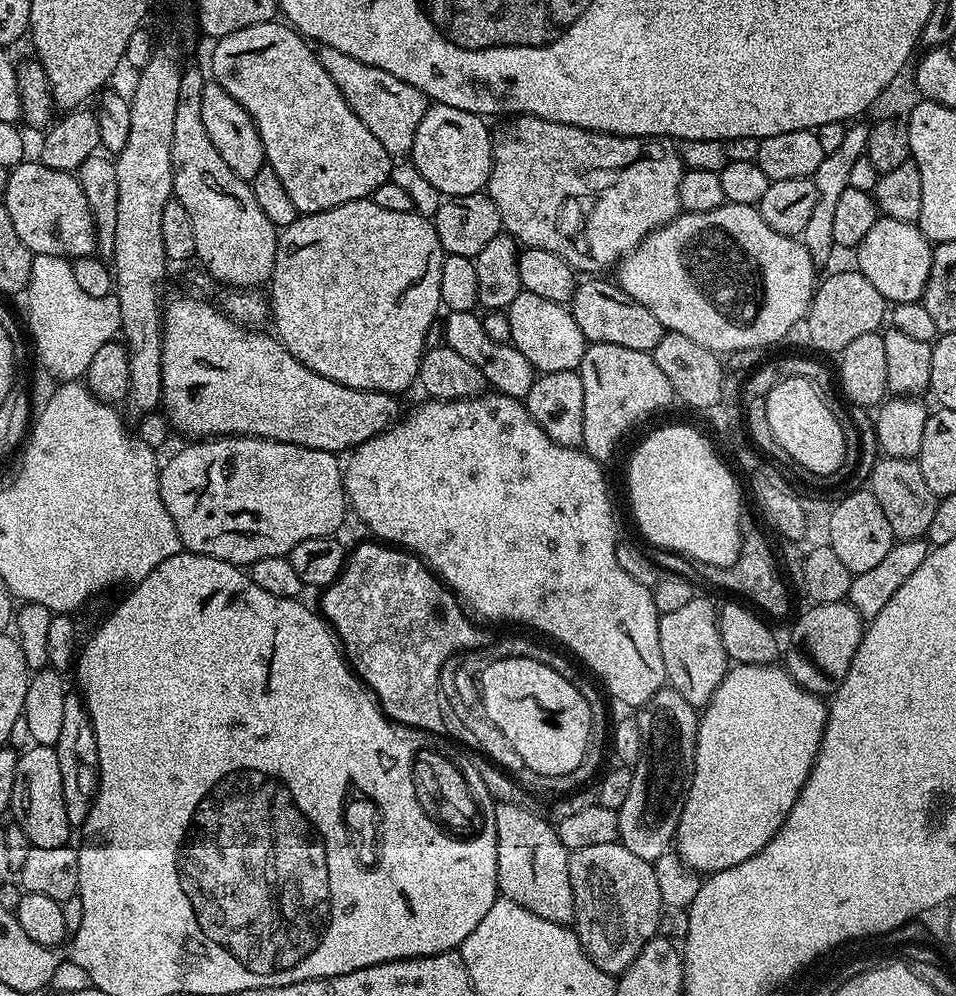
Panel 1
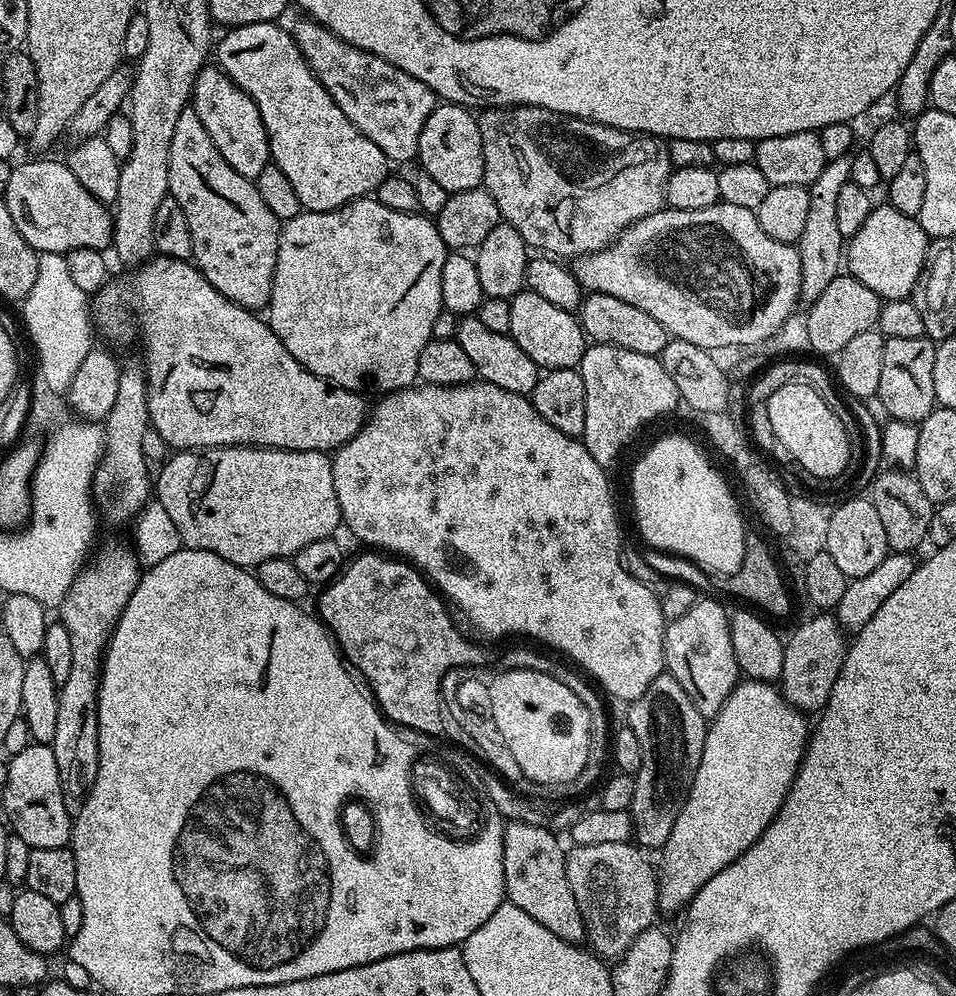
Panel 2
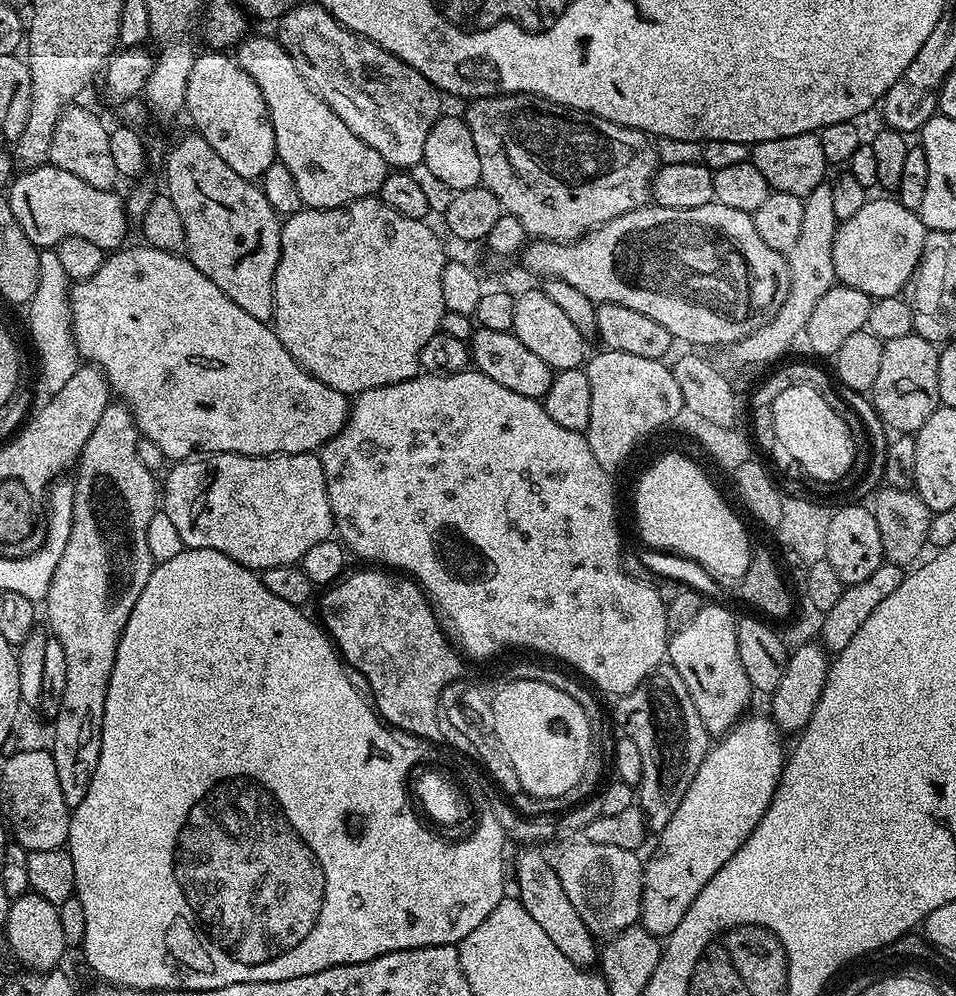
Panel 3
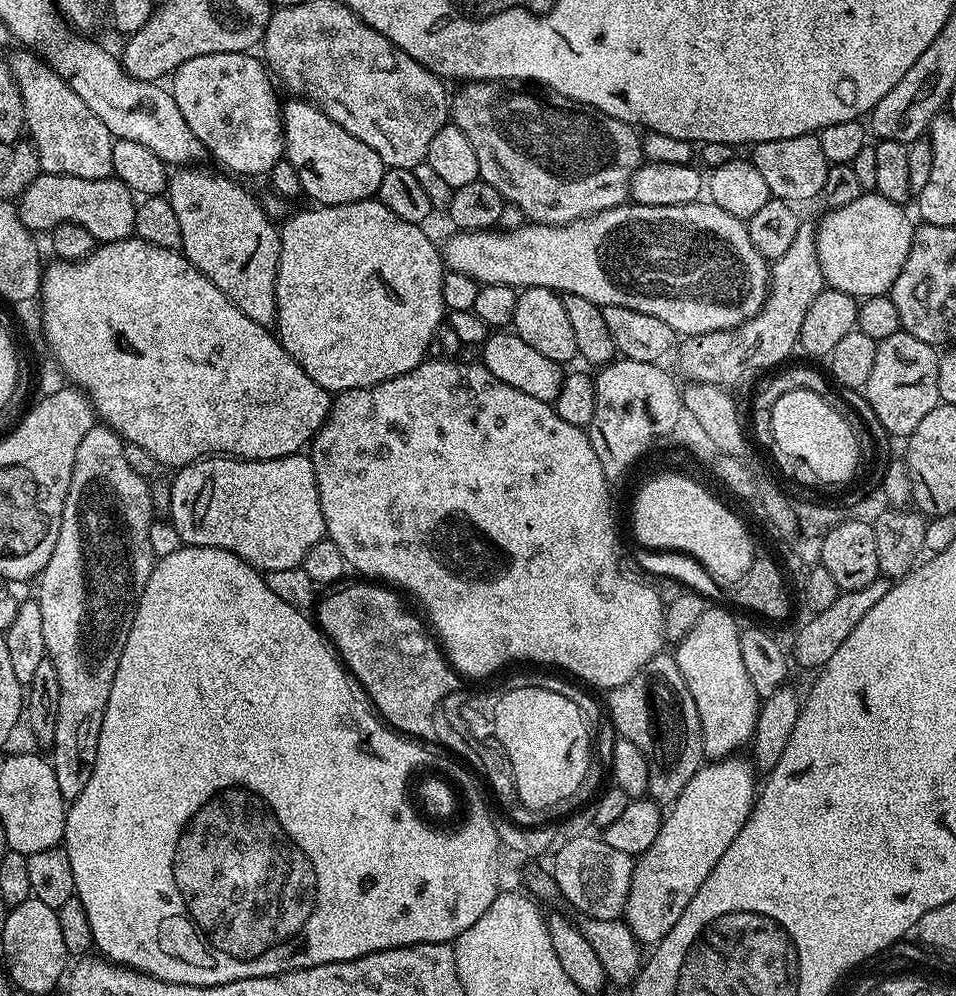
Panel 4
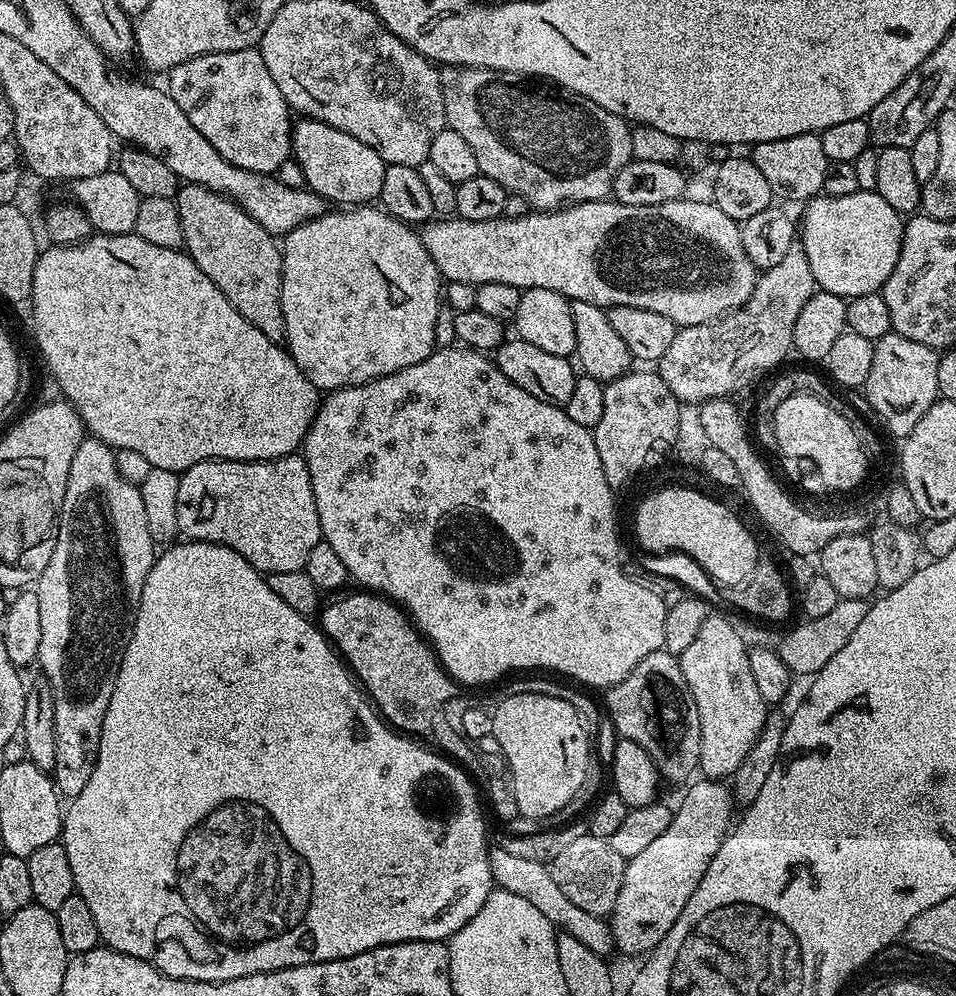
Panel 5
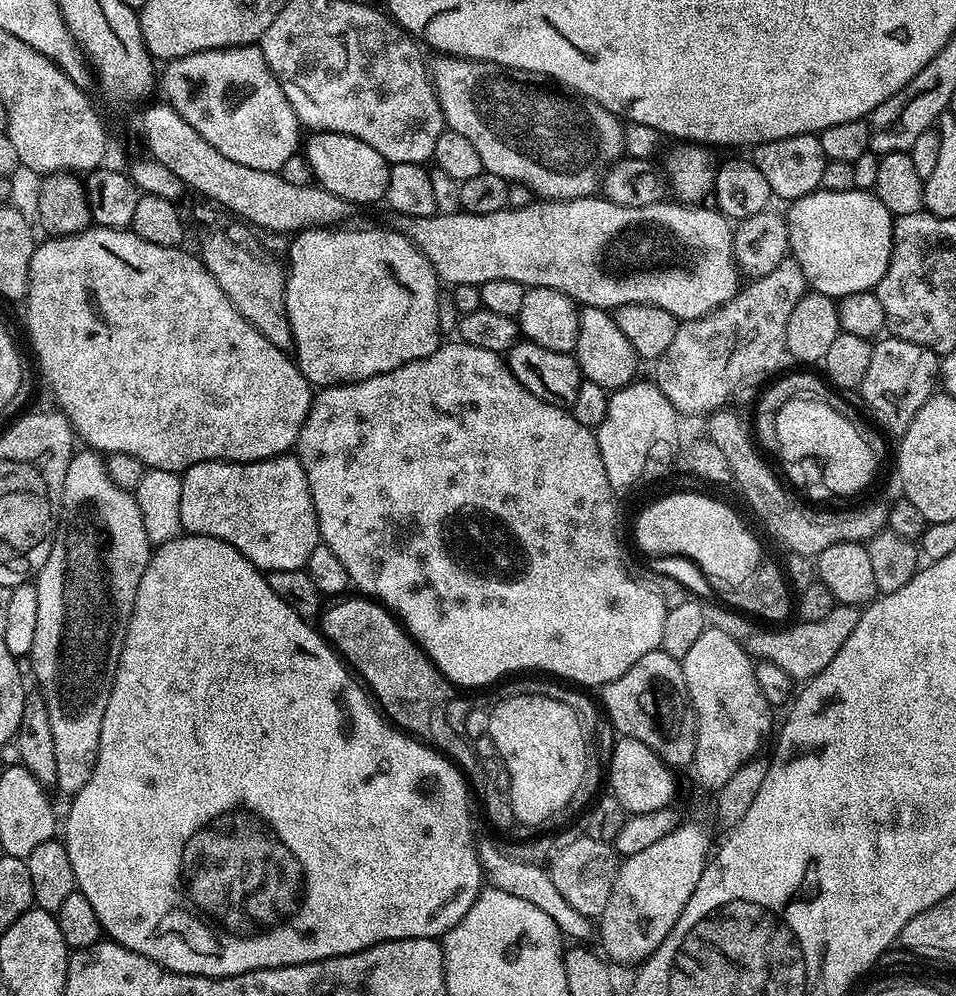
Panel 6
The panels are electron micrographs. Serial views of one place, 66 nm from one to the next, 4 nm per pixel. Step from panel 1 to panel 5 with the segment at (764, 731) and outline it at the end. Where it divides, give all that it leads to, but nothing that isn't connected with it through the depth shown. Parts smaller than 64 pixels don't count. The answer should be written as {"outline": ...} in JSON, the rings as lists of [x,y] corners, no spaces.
{"outline":[[[700,778],[700,781],[685,794],[680,809],[677,807],[673,811],[670,826],[666,826],[664,833],[652,845],[646,846],[642,854],[634,854],[634,858],[625,863],[622,886],[618,890],[618,898],[610,913],[612,942],[617,953],[620,951],[628,956],[643,957],[654,951],[658,942],[666,938],[666,934],[670,934],[670,926],[678,922],[682,906],[690,902],[690,894],[694,894],[698,882],[702,882],[702,874],[706,874],[714,854],[718,854],[718,846],[722,846],[725,836],[730,831],[730,825],[734,820],[732,808],[734,809],[734,801],[727,783]]]}

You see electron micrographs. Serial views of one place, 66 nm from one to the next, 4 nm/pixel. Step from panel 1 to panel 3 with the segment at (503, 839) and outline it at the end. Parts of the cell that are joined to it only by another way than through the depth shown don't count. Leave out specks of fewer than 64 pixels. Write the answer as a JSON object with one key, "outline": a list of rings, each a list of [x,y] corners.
{"outline":[[[524,846],[519,849],[520,853],[516,856],[516,888],[520,891],[520,905],[526,910],[526,914],[530,914],[530,918],[534,918],[534,922],[538,922],[538,926],[542,926],[542,930],[546,930],[550,942],[554,942],[554,946],[558,946],[558,950],[562,950],[562,954],[566,954],[570,962],[581,966],[595,965],[598,960],[597,937],[593,936],[586,922],[582,922],[582,914],[574,910],[570,898],[566,898],[566,890],[562,890],[562,882],[558,878],[553,861],[547,860],[538,849],[536,846]]]}

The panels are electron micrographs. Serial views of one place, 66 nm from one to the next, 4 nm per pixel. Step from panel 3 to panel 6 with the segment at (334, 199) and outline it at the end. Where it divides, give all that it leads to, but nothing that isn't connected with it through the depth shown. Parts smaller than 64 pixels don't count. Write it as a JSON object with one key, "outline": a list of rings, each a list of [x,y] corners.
{"outline":[[[317,132],[309,137],[309,140],[308,137],[306,140],[306,155],[315,183],[319,187],[330,190],[330,194],[348,201],[353,206],[384,200],[390,165],[382,158],[382,154],[378,154],[378,150],[366,146],[366,142],[358,138],[337,132]]]}

